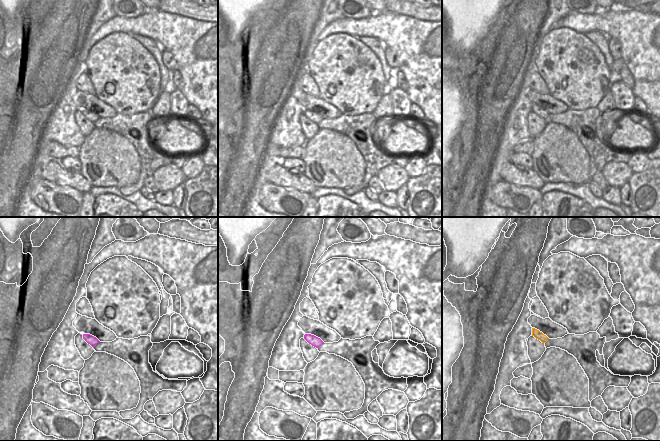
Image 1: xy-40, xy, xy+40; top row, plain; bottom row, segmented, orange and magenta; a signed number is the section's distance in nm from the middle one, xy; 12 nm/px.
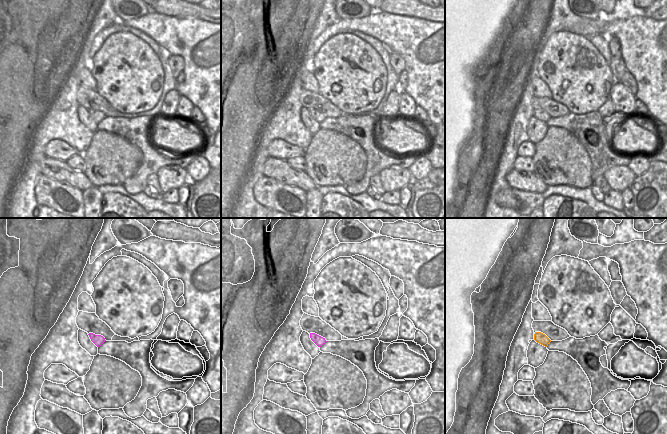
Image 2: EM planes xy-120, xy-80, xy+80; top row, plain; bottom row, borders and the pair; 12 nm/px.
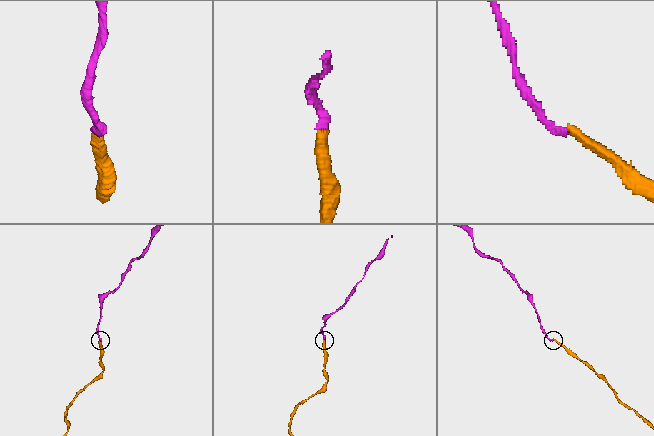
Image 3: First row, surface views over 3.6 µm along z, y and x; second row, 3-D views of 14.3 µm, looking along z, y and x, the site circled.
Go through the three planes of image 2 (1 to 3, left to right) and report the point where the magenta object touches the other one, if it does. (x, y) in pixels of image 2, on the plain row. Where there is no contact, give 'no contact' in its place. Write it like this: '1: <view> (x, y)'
1: no contact
2: no contact
3: no contact

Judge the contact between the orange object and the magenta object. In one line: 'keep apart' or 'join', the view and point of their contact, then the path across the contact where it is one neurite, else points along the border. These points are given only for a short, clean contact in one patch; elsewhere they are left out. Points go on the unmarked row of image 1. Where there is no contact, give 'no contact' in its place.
join; no contact

